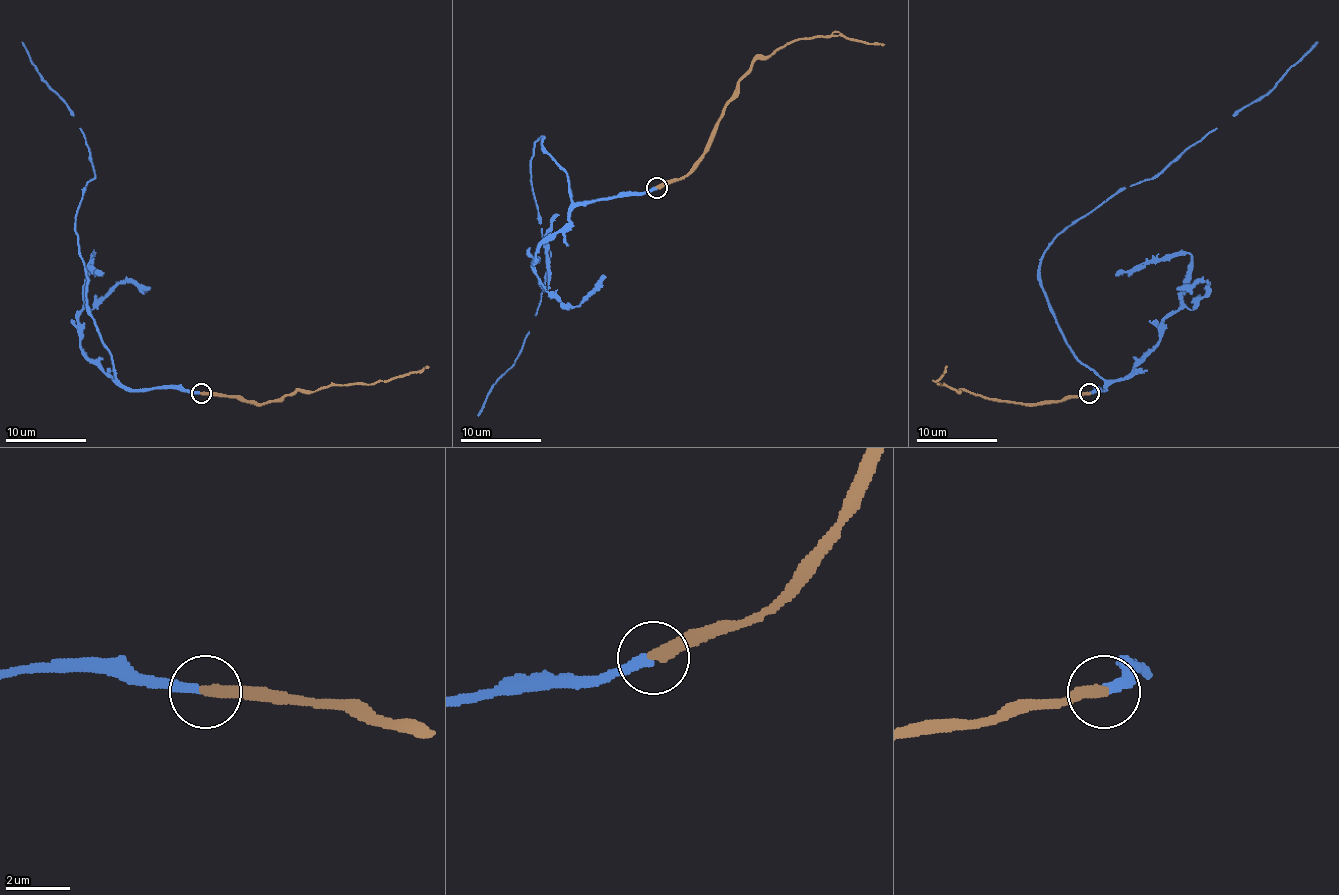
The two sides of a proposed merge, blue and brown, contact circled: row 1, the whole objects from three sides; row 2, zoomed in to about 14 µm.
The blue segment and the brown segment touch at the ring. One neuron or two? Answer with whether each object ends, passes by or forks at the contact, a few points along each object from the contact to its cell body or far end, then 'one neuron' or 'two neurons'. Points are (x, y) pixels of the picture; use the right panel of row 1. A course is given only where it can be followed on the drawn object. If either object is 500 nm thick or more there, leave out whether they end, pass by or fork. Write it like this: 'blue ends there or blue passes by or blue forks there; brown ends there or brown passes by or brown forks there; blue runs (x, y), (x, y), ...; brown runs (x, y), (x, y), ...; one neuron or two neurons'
blue ends there; brown ends there; blue runs (1088, 393), (1105, 383), (1076, 356), (1056, 320), (1040, 279), (1044, 250), (1257, 102), (1318, 41); brown runs (1088, 393), (1054, 401), (997, 401), (938, 385), (946, 366); one neuron

